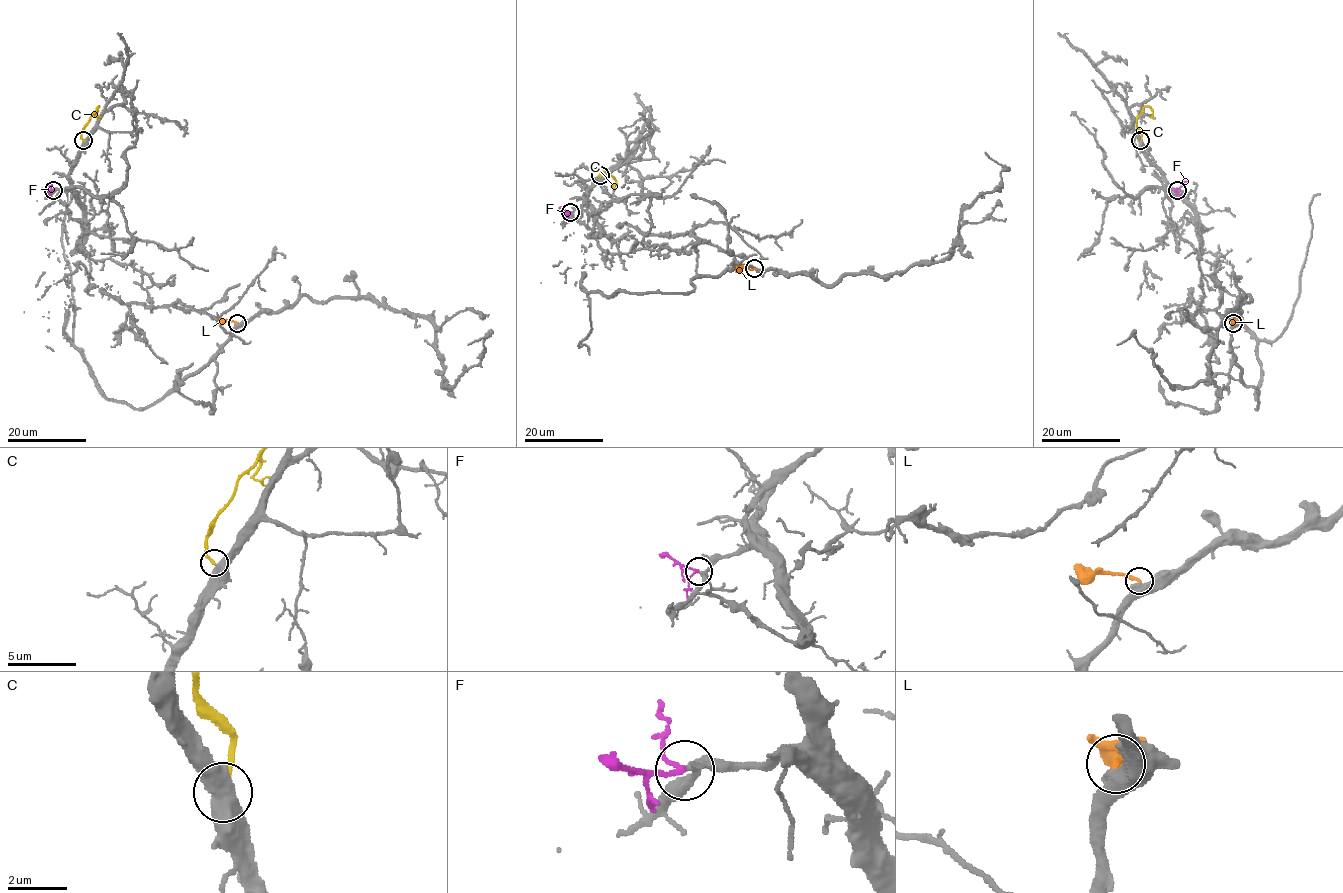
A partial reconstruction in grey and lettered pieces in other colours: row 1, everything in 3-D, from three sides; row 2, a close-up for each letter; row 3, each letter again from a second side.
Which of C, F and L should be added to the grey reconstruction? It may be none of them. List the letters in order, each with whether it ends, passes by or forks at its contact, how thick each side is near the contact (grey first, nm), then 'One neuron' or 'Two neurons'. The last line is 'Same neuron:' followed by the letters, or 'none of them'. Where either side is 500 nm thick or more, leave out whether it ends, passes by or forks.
C: Thickness 500 nm (grey) against 190 nm. One neuron
F: It passes by. Thickness 200 nm (grey) against 130 nm. One neuron
L: It ends there. Thickness 480 nm (grey) against 240 nm. Two neurons
Same neuron: C, F

